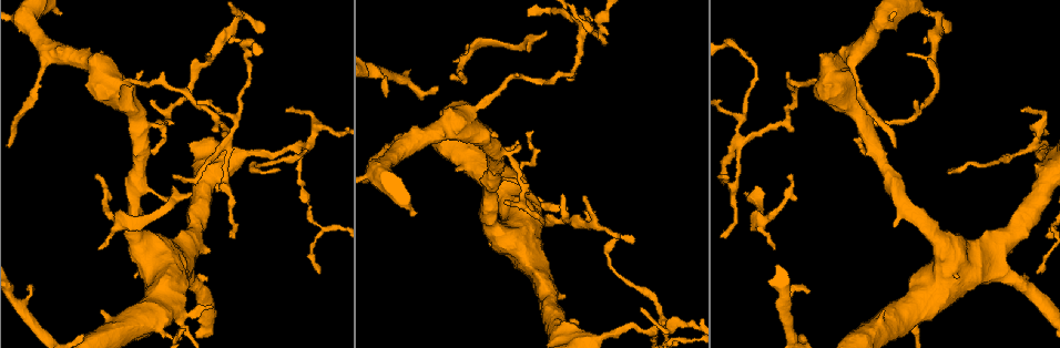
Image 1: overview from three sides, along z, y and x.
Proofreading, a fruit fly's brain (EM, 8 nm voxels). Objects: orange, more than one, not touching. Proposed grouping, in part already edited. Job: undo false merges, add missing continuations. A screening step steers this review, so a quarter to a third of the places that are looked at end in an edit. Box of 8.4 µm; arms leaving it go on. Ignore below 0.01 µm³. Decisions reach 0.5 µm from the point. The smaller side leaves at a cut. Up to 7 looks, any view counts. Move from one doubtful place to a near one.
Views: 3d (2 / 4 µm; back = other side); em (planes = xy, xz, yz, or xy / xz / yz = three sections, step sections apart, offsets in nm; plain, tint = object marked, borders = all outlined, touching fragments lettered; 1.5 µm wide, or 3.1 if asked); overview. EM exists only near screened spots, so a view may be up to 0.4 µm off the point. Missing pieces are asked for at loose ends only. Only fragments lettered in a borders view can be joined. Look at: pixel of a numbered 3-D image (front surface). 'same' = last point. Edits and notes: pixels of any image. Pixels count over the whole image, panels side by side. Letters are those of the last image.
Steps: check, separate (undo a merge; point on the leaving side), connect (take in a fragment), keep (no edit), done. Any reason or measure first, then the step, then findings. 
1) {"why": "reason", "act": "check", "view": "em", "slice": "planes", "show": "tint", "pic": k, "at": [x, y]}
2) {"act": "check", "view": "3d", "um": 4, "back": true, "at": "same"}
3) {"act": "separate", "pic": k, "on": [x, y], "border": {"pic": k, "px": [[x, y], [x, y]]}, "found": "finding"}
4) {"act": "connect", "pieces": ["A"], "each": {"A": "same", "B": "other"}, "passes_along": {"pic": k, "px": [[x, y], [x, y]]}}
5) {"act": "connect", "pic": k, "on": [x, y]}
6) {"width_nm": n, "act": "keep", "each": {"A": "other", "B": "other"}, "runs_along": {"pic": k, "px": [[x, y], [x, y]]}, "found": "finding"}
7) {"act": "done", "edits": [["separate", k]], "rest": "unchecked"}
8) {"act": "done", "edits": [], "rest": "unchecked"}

{"why": "four or more arms meet", "act": "check", "view": "em", "slice": "xy", "step": 4, "show": "borders", "pic": 1, "at": [225, 137]}

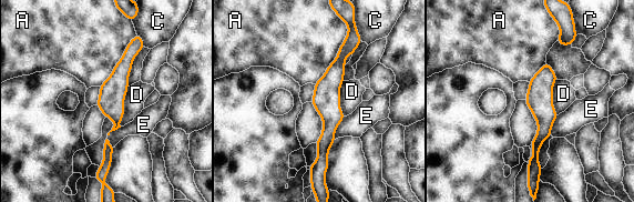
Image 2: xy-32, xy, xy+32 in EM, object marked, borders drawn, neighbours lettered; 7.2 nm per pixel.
{"longest_contact_nm": ["A", 600], "act": "keep", "each": {"A": "other", "C": "other", "D": "other", "E": "other"}, "runs_along": {"pic": 2, "px": [[346, 18], [351, 42], [329, 83], [328, 143]]}, "found": "one neuron here"}

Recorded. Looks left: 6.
{"act": "check", "view": "3d", "um": 4, "pic": 1, "at": [792, 174]}

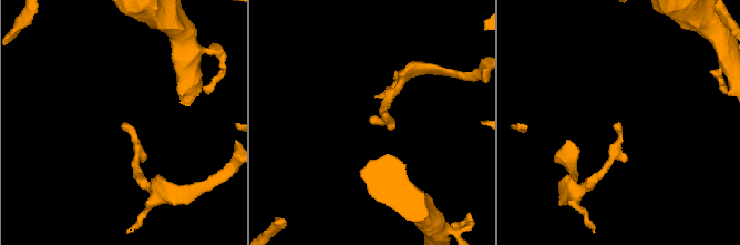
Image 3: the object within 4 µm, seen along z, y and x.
{"why": "need the tissue", "act": "check", "view": "em", "slice": "planes", "show": "plain", "pic": 3, "at": [372, 123]}

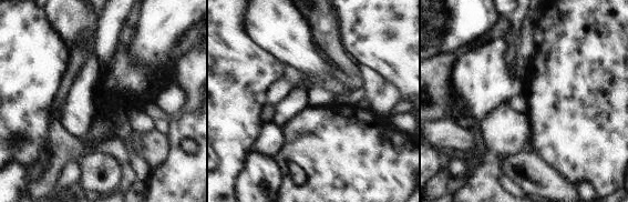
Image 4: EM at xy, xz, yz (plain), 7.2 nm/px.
{"act": "check", "view": "em", "slice": "planes", "show": "borders", "at": "same"}

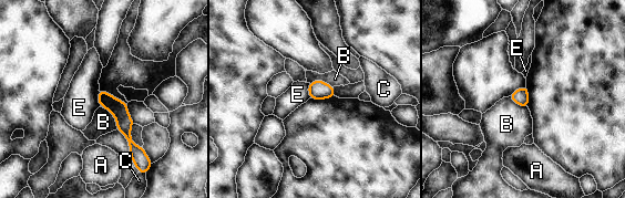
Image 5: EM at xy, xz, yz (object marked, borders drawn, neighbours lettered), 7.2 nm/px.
{"longest_contact_nm": ["B", 180], "act": "keep", "each": {"A": "other", "B": "other", "C": "other", "E": "other"}, "runs_along": {"pic": 5, "px": [[101, 93], [120, 112], [136, 154]]}, "found": "no lettered fragment goes on from it"}

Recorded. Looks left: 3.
{"why": "thin end", "act": "check", "view": "3d", "um": 4, "pic": 1, "at": [641, 309]}

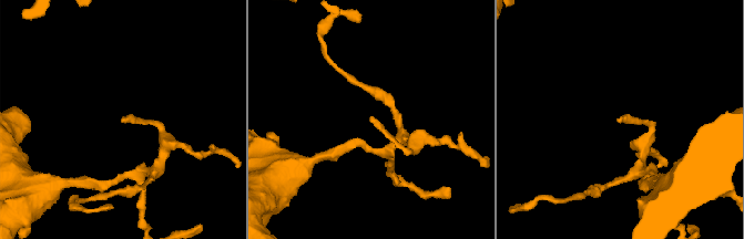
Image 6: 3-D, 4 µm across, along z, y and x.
{"why": "need the tissue", "act": "check", "view": "em", "slice": "planes", "show": "tint", "pic": 6, "at": [125, 122]}

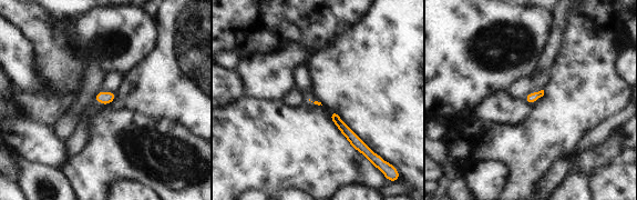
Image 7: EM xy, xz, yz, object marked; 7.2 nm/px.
{"act": "check", "view": "em", "slice": "planes", "show": "borders", "at": "same"}

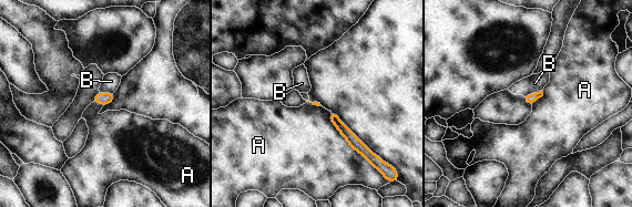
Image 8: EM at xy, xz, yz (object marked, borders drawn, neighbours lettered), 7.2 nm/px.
{"act": "keep", "each": {"A": "other", "B": "other"}, "border": {"pic": 8, "px": [[329, 112], [337, 131], [368, 161]]}, "found": "none of them fits"}

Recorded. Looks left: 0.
{"act": "done", "edits": [], "rest": "unchecked"}

